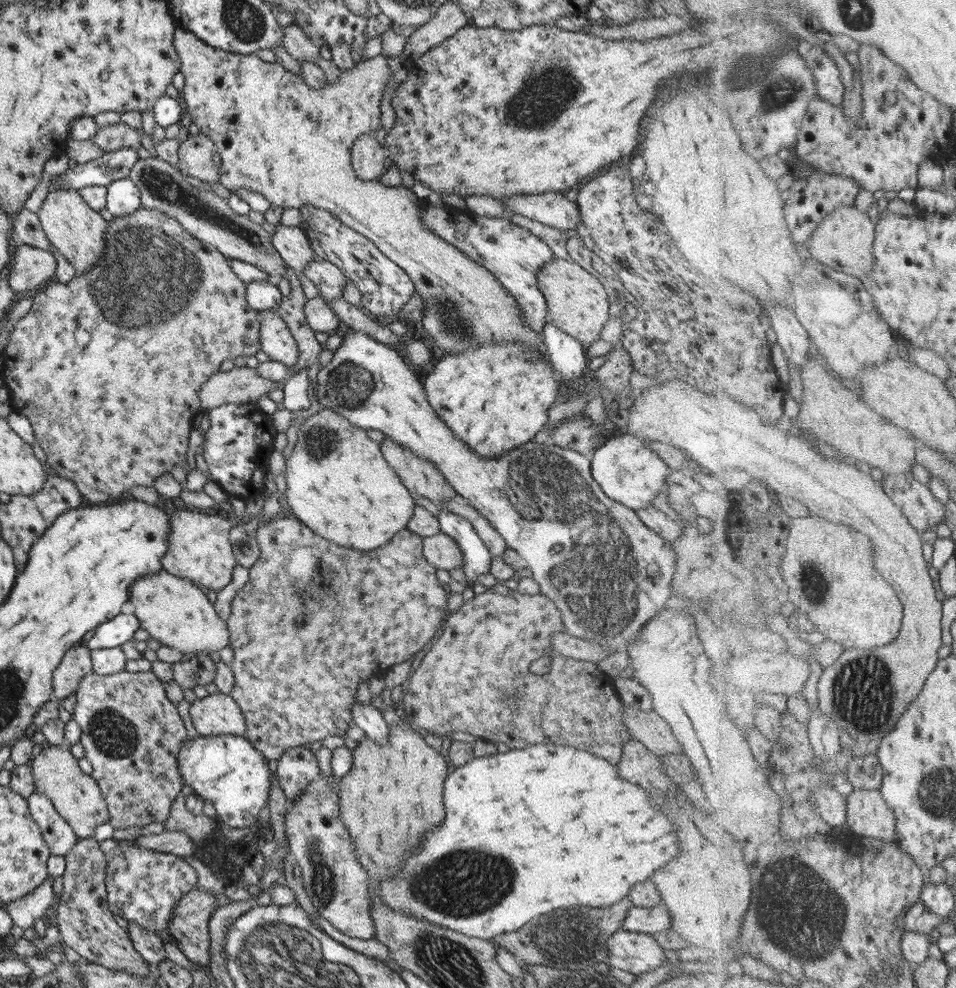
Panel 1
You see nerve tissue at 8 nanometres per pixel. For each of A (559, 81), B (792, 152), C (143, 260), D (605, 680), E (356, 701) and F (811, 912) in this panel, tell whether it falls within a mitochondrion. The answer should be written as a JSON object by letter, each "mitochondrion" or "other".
{"A":"mitochondrion","B":"other","C":"mitochondrion","D":"other","E":"other","F":"mitochondrion"}

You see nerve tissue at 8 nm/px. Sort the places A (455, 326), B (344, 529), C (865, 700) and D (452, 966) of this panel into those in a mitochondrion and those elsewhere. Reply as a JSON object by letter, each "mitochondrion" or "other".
{"A":"mitochondrion","B":"other","C":"mitochondrion","D":"mitochondrion"}

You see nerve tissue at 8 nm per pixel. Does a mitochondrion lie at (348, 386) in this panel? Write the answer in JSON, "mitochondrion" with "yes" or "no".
{"mitochondrion":"yes"}

